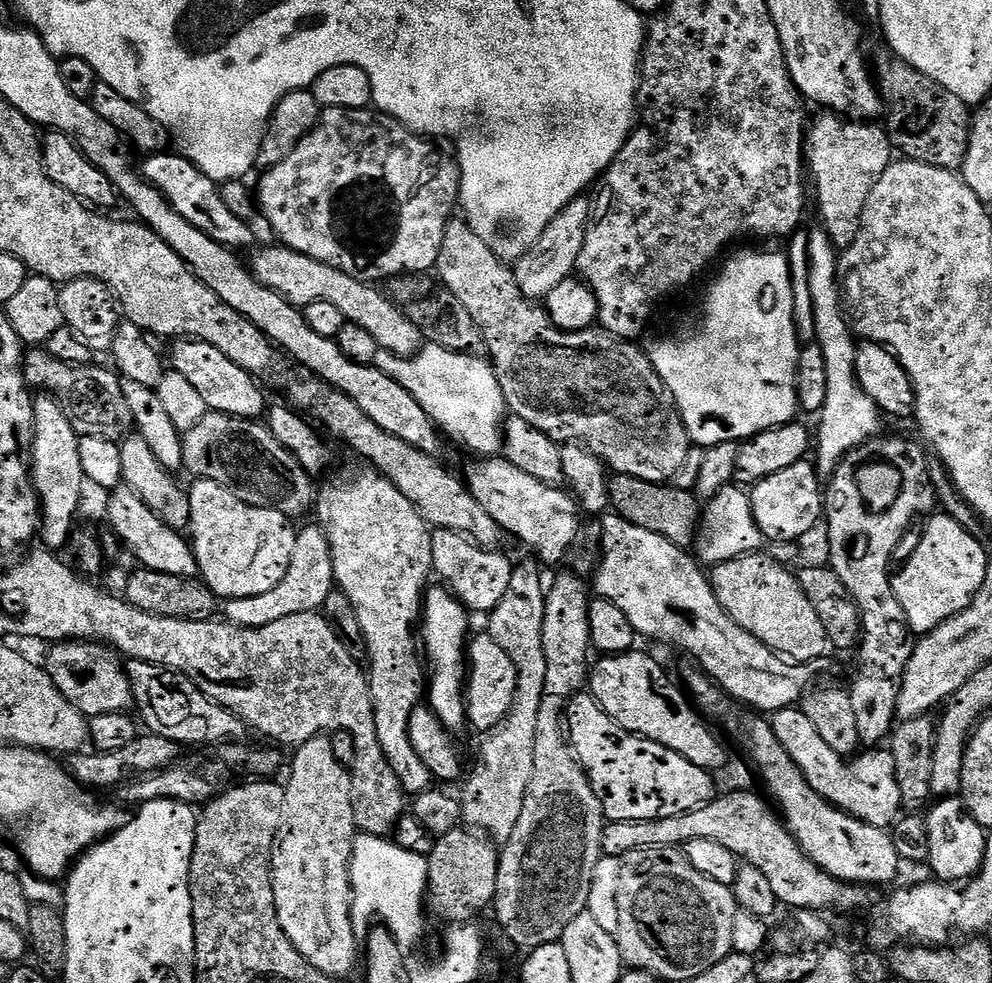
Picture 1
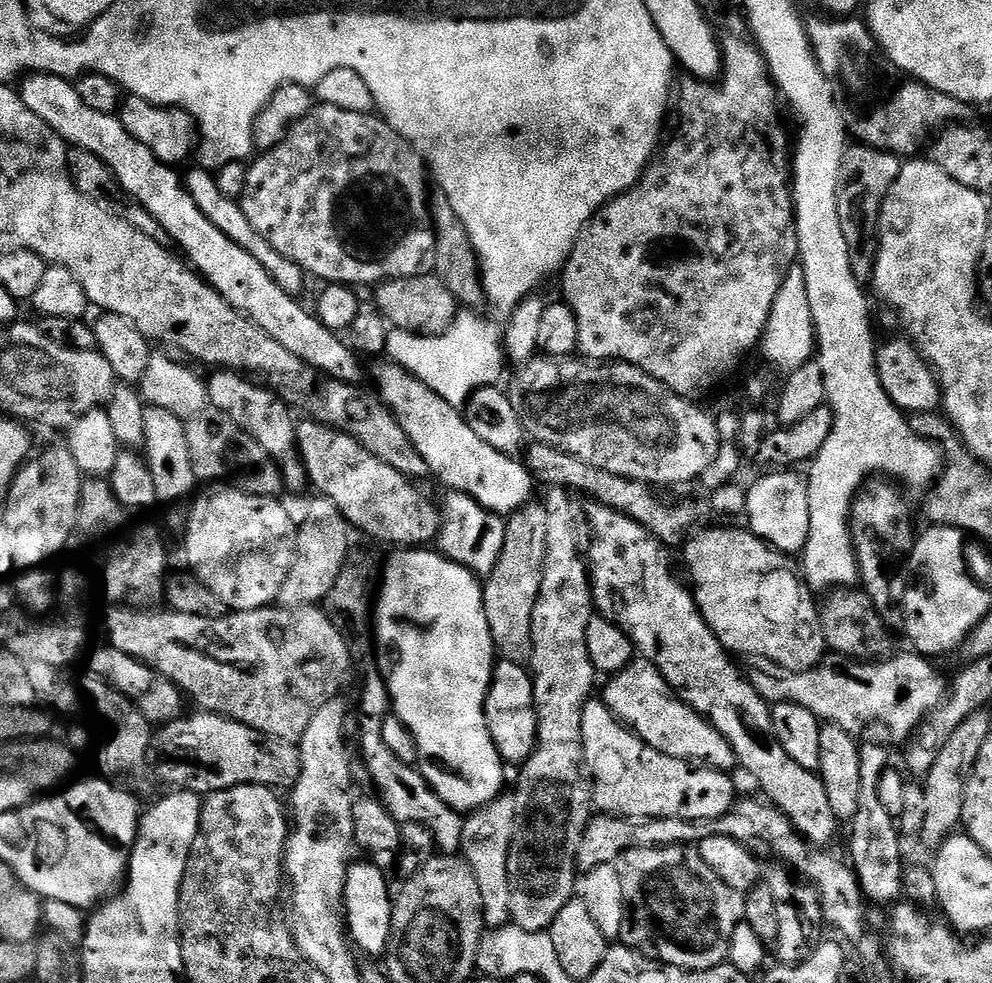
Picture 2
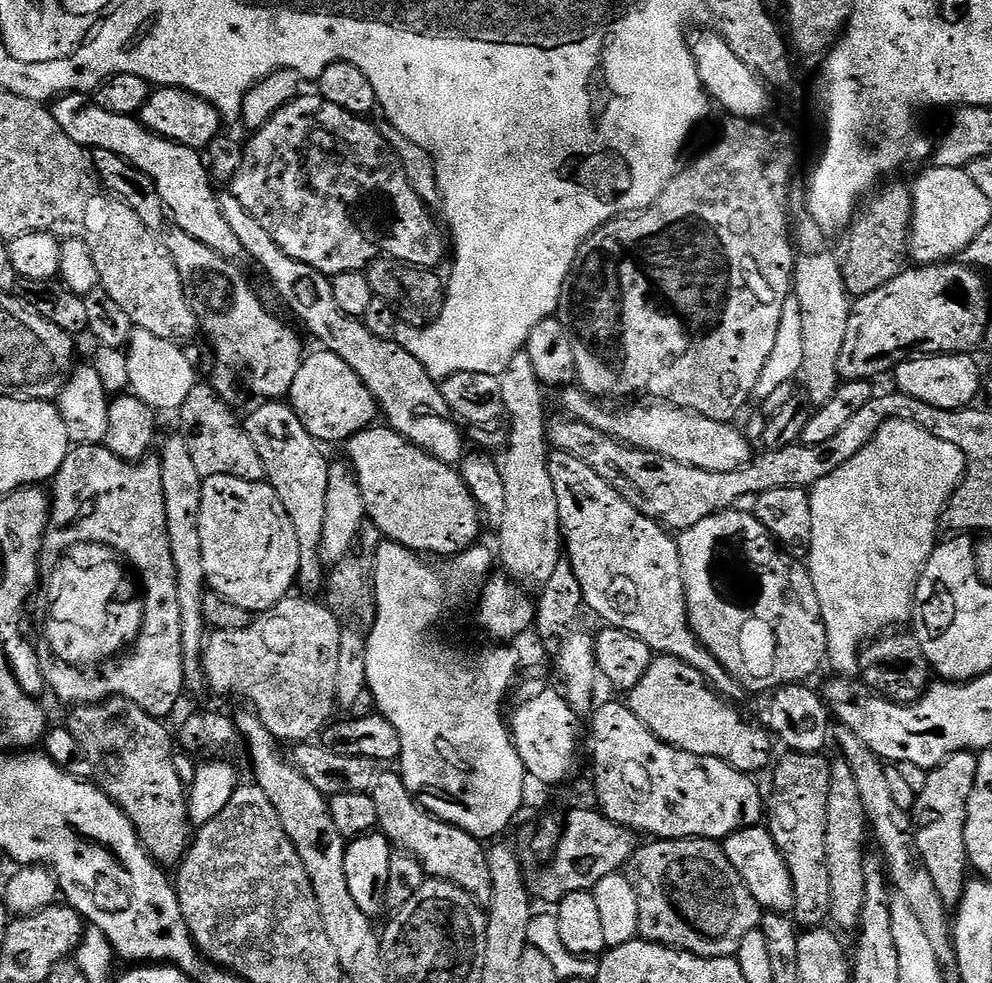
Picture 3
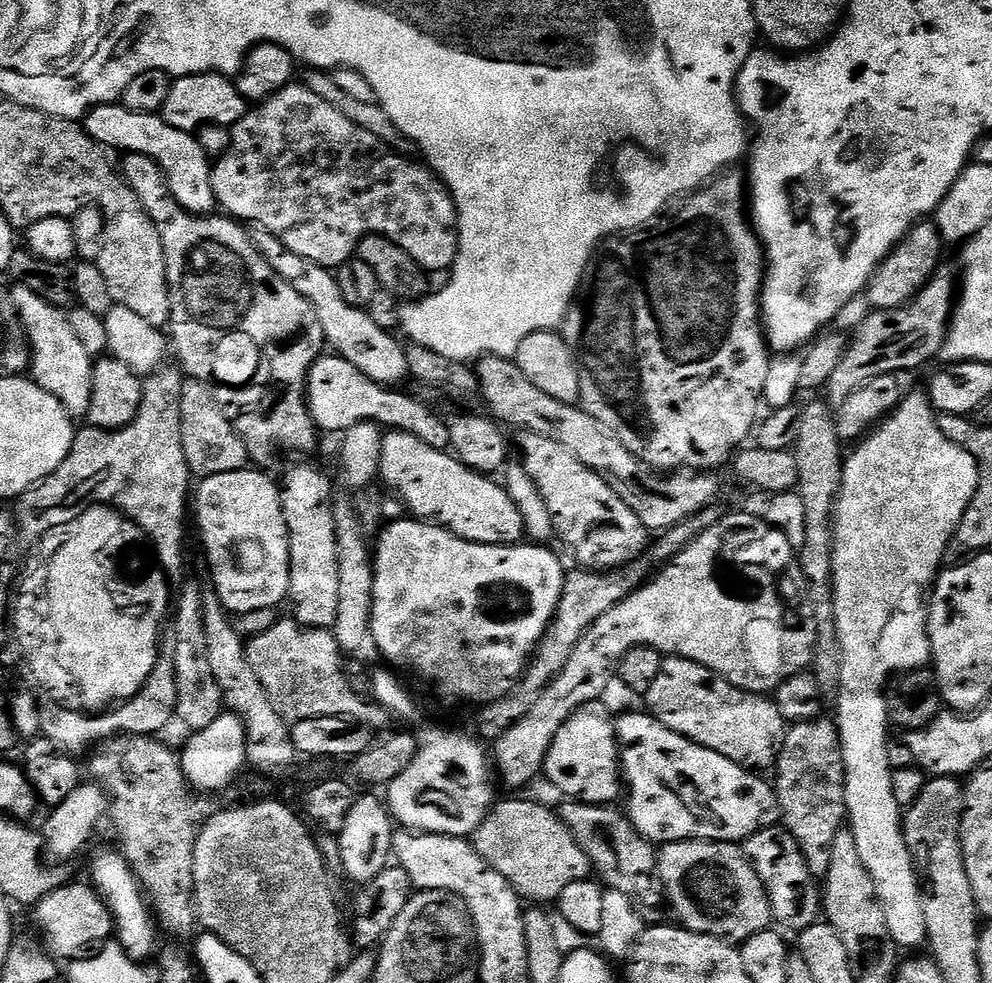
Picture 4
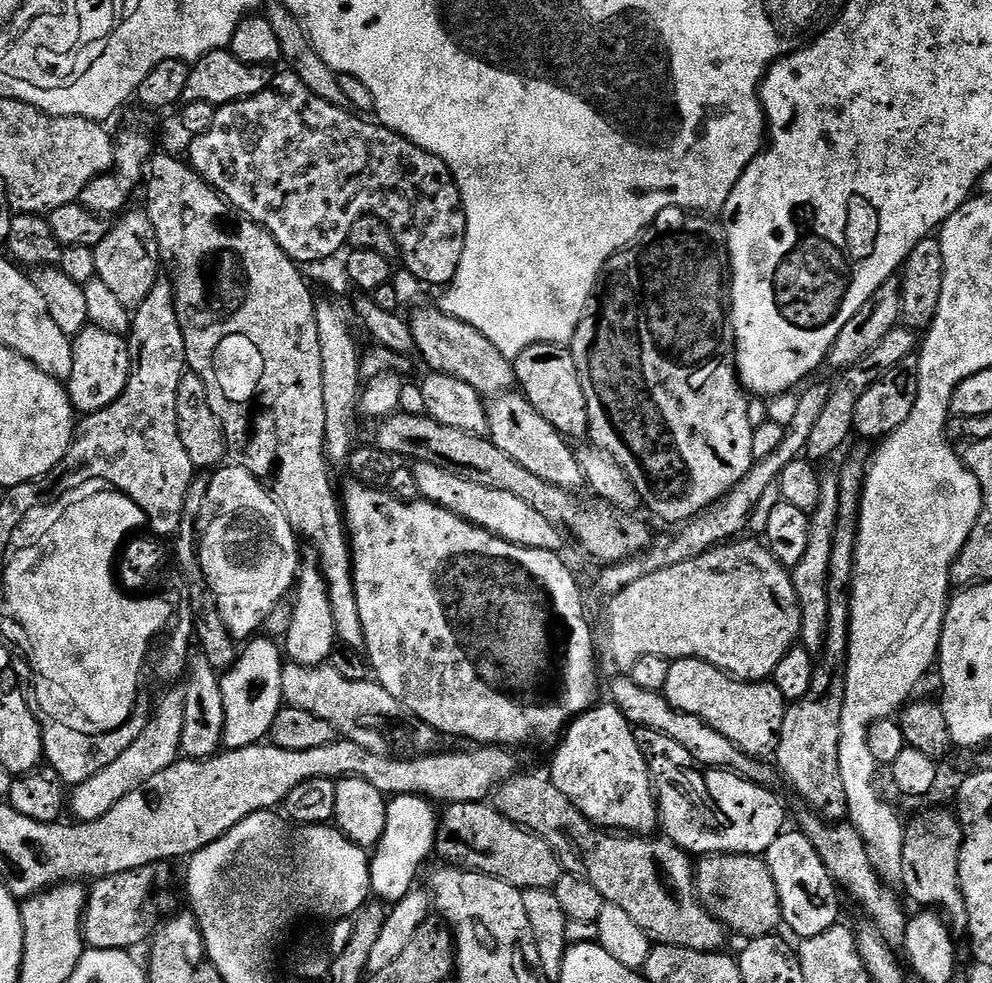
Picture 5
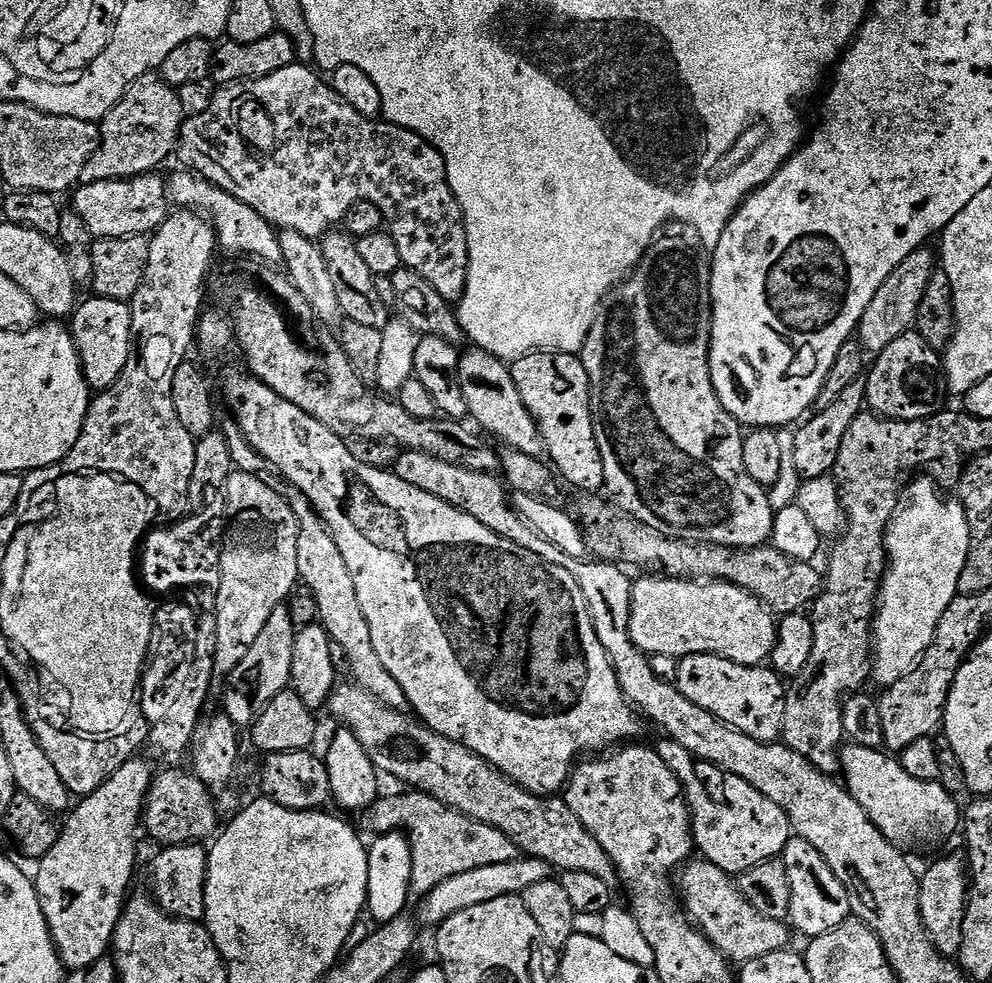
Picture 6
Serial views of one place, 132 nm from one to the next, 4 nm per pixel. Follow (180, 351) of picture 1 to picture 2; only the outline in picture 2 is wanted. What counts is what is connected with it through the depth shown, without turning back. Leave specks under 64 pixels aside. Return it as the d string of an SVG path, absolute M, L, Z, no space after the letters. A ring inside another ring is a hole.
M216 370L212 377L207 377L208 399L211 407L224 412L238 426L242 426L254 439L274 458L274 462L282 470L285 489L290 493L300 492L309 487L308 470L304 465L304 459L300 456L300 447L296 444L297 417L293 409L280 399L279 395L271 387L263 383L255 384L255 379L241 374L236 370Z

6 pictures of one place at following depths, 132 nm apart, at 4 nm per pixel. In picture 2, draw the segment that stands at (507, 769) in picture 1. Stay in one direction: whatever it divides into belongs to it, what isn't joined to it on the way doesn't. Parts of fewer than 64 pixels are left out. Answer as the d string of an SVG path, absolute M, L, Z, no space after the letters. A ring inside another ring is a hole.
M529 502L506 520L506 546L502 546L502 558L498 566L486 578L484 601L490 632L501 657L525 666L532 663L534 638L534 602L538 602L538 590L542 590L542 574L546 562L546 533L550 527L543 503ZM501 794L484 808L477 808L464 821L463 859L472 865L478 878L478 890L482 893L484 922L489 929L503 928L511 921L512 886L510 884L510 856L516 840L516 826L520 818L520 806L515 795Z

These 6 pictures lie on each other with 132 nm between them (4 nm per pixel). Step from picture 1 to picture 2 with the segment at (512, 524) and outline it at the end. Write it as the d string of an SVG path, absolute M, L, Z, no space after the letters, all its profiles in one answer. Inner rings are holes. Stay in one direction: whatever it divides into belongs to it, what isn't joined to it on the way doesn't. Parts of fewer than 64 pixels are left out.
M380 362L376 368L375 391L387 408L392 411L398 426L414 442L414 448L426 462L429 473L437 476L445 489L465 492L491 512L511 514L533 499L534 477L515 455L499 452L482 442L470 430L465 413L455 408L446 398L434 394L426 382L410 374L401 364Z

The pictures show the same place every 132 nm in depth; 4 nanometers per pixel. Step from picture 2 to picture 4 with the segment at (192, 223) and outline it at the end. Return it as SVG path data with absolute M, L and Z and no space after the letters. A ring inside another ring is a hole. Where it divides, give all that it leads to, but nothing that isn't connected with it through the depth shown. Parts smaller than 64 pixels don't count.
M120 102L99 104L98 107L92 109L84 117L82 127L90 138L94 138L99 144L103 144L109 150L121 148L121 153L124 154L129 152L146 154L146 158L150 158L156 164L159 164L160 169L164 171L165 176L168 178L168 185L172 191L172 196L187 212L208 214L217 207L216 194L212 185L213 165L210 163L209 153L205 152L199 139L193 133L183 132L174 126L170 126L164 121L163 115L150 112L131 112L129 108L124 107L123 103Z

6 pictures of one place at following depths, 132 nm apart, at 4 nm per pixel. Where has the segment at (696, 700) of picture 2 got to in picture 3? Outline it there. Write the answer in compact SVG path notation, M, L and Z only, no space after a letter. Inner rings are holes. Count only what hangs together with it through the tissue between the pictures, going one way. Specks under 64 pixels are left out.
M553 451L548 458L550 482L554 482L554 494L558 497L558 518L562 544L566 549L566 559L572 563L578 586L582 586L587 611L604 619L605 625L621 628L634 638L642 638L653 653L661 656L673 656L686 662L704 675L705 680L729 702L739 701L742 696L740 683L702 646L702 642L692 633L692 624L688 620L688 599L684 593L684 560L676 545L673 533L663 524L646 518L606 478L598 478L586 462L578 462L574 454Z

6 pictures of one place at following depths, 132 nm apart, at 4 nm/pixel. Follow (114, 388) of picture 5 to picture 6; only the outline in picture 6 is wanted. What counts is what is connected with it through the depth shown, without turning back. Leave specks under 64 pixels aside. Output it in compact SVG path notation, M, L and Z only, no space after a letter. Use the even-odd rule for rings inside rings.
M89 295L89 300L81 299L77 303L76 311L70 317L70 331L76 348L80 351L80 365L89 389L93 393L105 392L126 370L126 362L132 353L132 310L125 301L106 298L105 296Z

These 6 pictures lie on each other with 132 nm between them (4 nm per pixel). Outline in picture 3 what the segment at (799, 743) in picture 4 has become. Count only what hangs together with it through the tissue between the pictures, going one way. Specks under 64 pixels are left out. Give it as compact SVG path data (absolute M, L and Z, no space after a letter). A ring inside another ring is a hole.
M793 752L775 765L776 773L772 776L772 800L767 801L766 827L772 833L778 850L784 855L786 866L794 882L794 919L797 925L811 930L821 927L831 917L830 910L830 874L826 866L826 804L830 798L830 778L832 765L829 757L824 754L810 752Z

